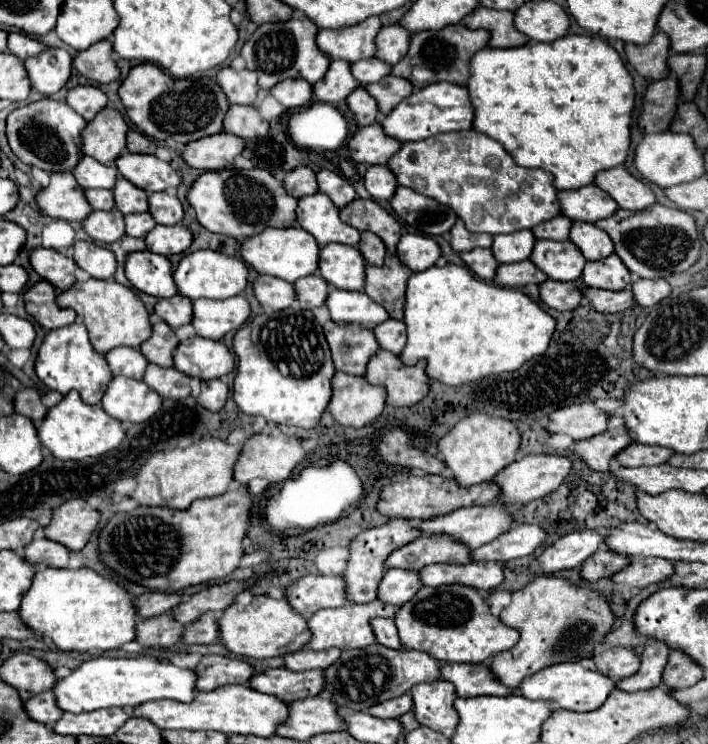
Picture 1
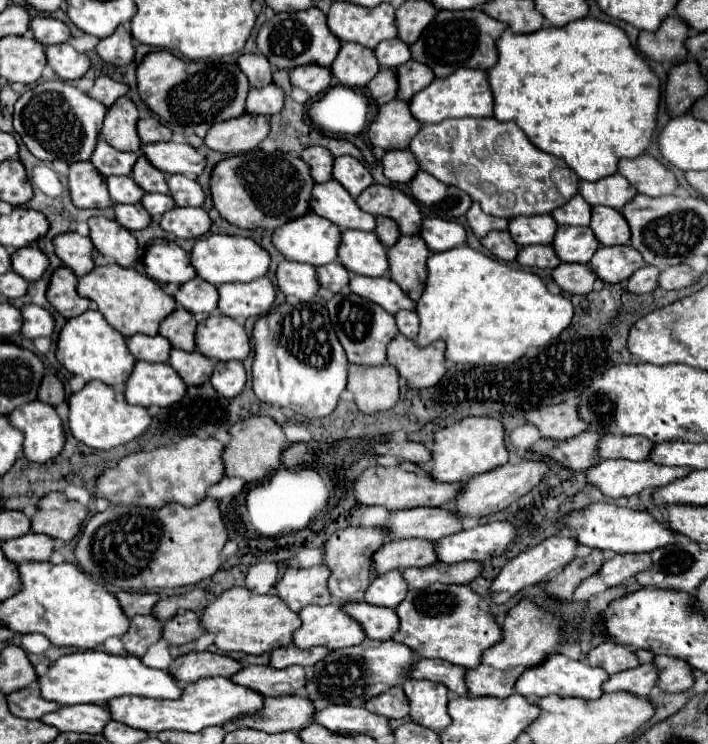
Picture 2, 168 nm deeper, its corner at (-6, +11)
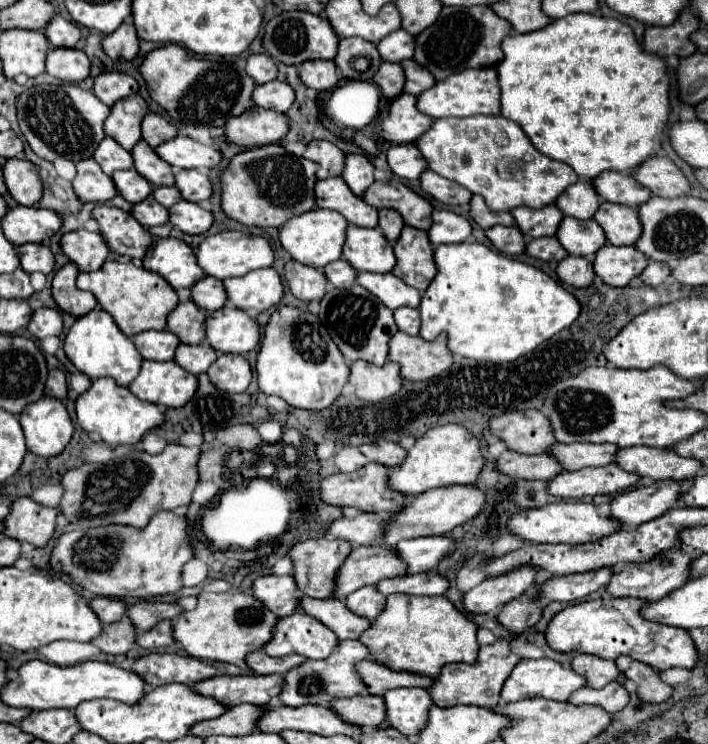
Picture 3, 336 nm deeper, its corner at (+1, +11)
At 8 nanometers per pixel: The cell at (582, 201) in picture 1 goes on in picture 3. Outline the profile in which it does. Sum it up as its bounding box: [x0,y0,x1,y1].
[591,172,651,208]

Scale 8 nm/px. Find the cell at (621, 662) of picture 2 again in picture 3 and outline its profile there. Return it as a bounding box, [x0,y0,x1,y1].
[571,654,621,688]

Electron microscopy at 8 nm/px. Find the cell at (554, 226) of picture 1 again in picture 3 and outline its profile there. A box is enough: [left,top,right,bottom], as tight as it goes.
[555,182,599,220]

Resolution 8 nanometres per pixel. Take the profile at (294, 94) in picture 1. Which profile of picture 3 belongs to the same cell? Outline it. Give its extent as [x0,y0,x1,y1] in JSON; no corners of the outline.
[299,60,337,92]

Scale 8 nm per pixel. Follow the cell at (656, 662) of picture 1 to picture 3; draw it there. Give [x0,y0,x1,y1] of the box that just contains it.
[569,682,629,714]

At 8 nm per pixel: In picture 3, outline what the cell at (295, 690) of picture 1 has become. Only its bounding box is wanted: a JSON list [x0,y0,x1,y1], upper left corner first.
[193,674,285,706]

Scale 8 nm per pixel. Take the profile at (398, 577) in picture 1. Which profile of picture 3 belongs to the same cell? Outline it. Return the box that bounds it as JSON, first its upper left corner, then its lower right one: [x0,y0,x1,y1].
[345,586,387,620]

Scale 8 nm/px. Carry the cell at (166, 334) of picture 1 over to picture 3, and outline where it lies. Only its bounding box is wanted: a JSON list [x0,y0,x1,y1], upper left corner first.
[167,300,205,344]

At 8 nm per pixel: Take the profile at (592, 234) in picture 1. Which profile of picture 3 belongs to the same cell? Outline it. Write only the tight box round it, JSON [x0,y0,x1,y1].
[595,202,641,246]

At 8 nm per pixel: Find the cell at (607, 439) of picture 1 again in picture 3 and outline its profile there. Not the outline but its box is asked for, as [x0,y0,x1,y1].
[497,450,563,480]

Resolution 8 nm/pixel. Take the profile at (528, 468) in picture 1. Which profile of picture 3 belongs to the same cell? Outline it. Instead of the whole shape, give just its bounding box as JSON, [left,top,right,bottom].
[383,484,487,546]

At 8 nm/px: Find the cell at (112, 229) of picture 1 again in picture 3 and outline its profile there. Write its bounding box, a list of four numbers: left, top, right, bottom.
[131,196,169,228]

